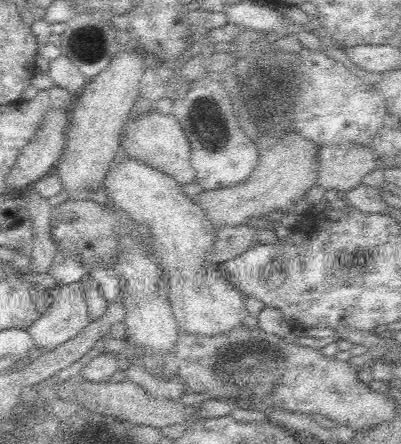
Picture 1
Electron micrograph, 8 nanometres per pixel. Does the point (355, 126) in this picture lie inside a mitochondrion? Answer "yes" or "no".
no

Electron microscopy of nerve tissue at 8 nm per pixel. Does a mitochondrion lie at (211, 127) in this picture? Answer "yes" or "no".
yes

